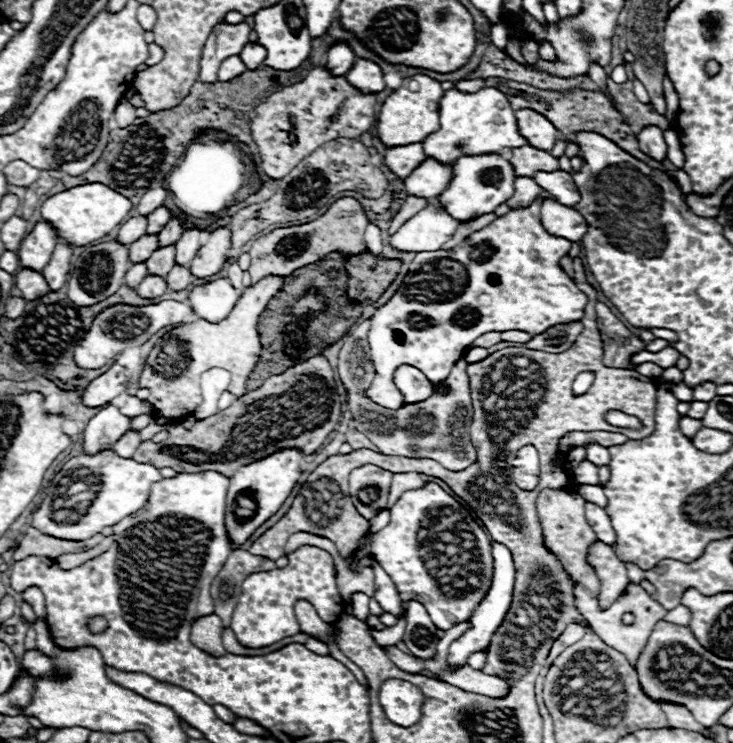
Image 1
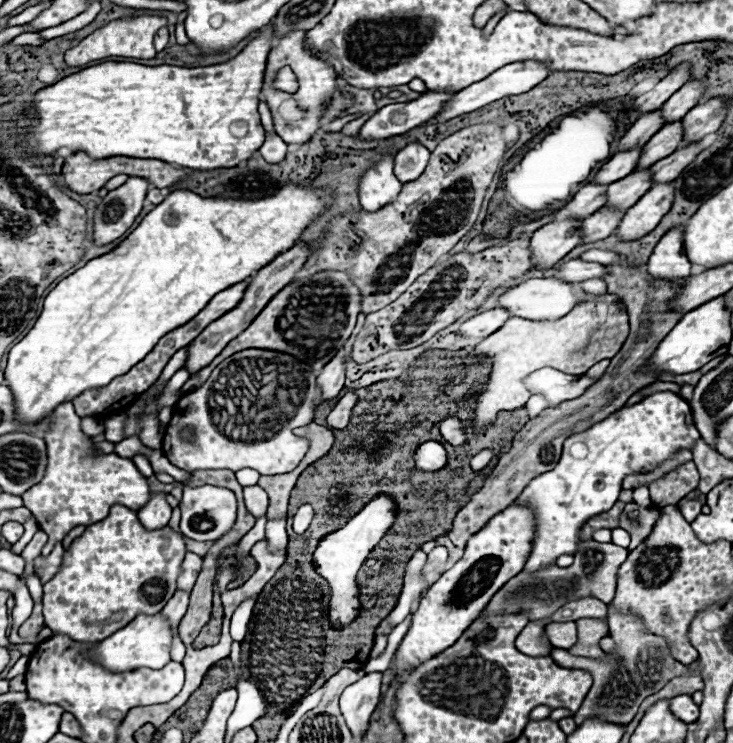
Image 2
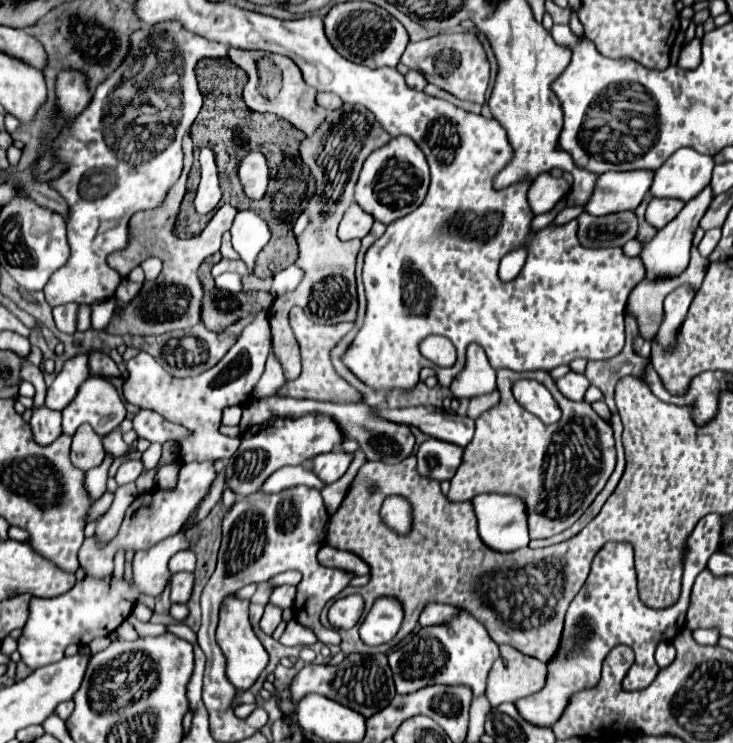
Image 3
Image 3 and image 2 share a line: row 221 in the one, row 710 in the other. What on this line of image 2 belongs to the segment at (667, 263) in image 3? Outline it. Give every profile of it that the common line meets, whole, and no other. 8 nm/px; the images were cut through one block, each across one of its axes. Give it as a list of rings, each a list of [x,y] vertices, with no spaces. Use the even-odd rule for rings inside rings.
[[[688,694],[676,696],[676,698],[672,700],[670,708],[672,708],[672,712],[674,712],[680,720],[684,720],[686,724],[698,720],[698,714],[700,714],[700,706],[696,706],[694,700],[692,700],[692,696],[688,696]]]

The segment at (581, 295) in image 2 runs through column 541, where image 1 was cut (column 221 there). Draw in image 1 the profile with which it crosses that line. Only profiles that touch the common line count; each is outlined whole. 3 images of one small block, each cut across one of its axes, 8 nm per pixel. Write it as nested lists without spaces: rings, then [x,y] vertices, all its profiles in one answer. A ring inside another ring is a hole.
[[[218,278],[214,282],[196,286],[190,292],[190,302],[194,312],[200,318],[212,320],[212,322],[220,322],[224,320],[230,310],[236,306],[240,294],[236,292],[236,288],[230,284],[228,278]]]

